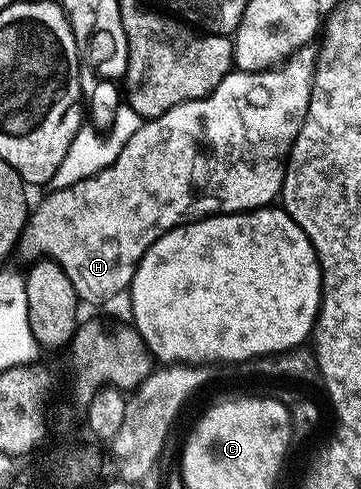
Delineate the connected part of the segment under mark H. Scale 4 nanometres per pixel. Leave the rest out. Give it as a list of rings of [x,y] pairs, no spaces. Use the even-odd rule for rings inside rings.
[[[300,48],[283,66],[267,72],[233,70],[204,99],[187,100],[160,117],[145,119],[138,134],[122,146],[122,154],[106,170],[72,188],[49,191],[48,197],[31,209],[18,241],[18,256],[20,252],[27,262],[43,257],[62,266],[81,301],[108,300],[131,285],[146,250],[170,229],[213,214],[269,207],[284,187],[284,166],[310,106],[313,67],[313,49]]]

